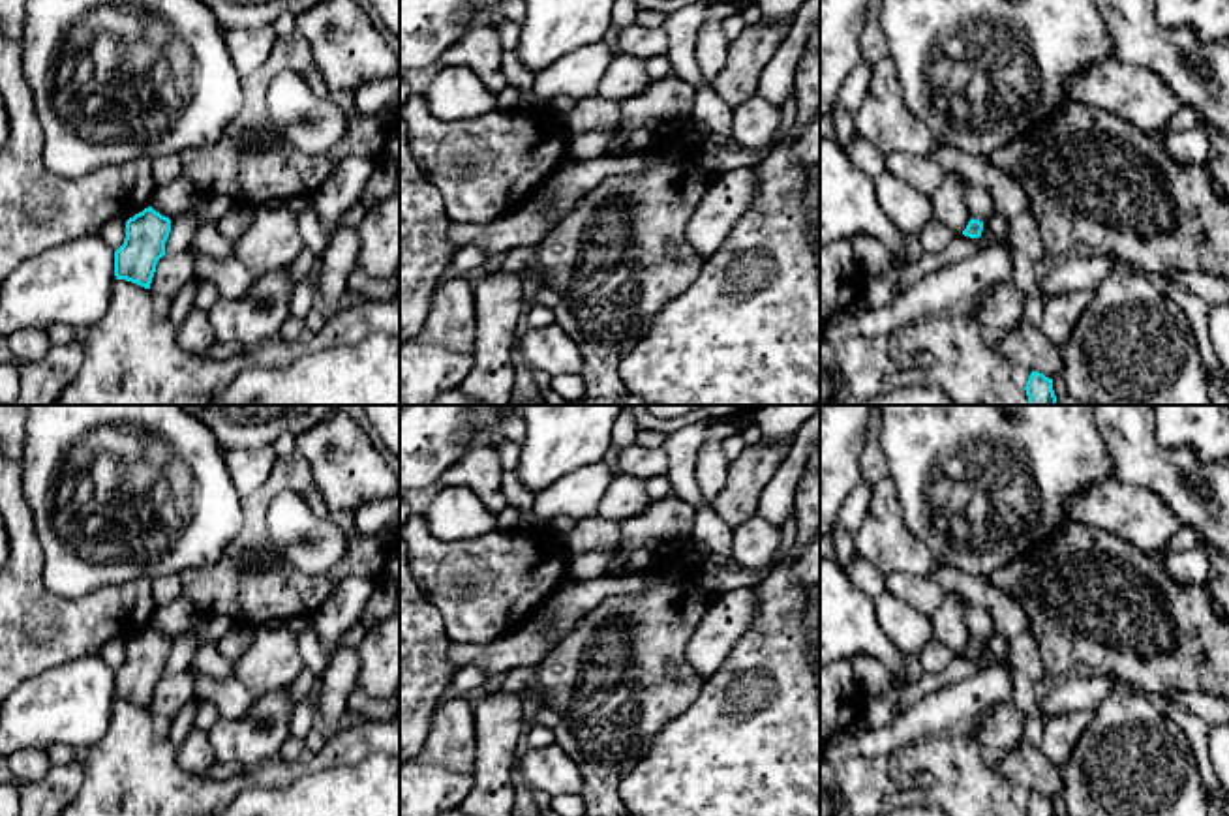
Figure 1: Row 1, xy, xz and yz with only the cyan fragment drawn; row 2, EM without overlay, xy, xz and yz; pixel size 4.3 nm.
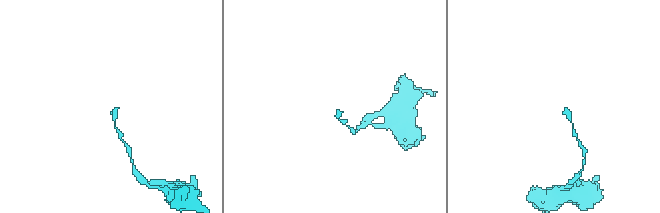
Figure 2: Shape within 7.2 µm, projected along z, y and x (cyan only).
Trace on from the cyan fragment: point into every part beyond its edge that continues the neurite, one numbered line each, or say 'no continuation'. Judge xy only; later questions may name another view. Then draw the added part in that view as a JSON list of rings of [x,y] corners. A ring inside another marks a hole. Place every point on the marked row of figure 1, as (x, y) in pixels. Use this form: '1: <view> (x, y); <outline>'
no continuation

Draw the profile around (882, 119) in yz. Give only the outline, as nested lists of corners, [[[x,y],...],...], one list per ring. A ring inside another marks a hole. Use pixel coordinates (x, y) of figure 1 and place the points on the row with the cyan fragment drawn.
[[[891,58],[872,66],[869,92],[854,114],[856,133],[884,156],[906,152],[929,156],[936,146],[933,133],[904,107]]]

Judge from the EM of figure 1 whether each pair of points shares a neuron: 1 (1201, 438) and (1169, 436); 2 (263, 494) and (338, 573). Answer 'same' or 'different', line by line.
1: same
2: same

